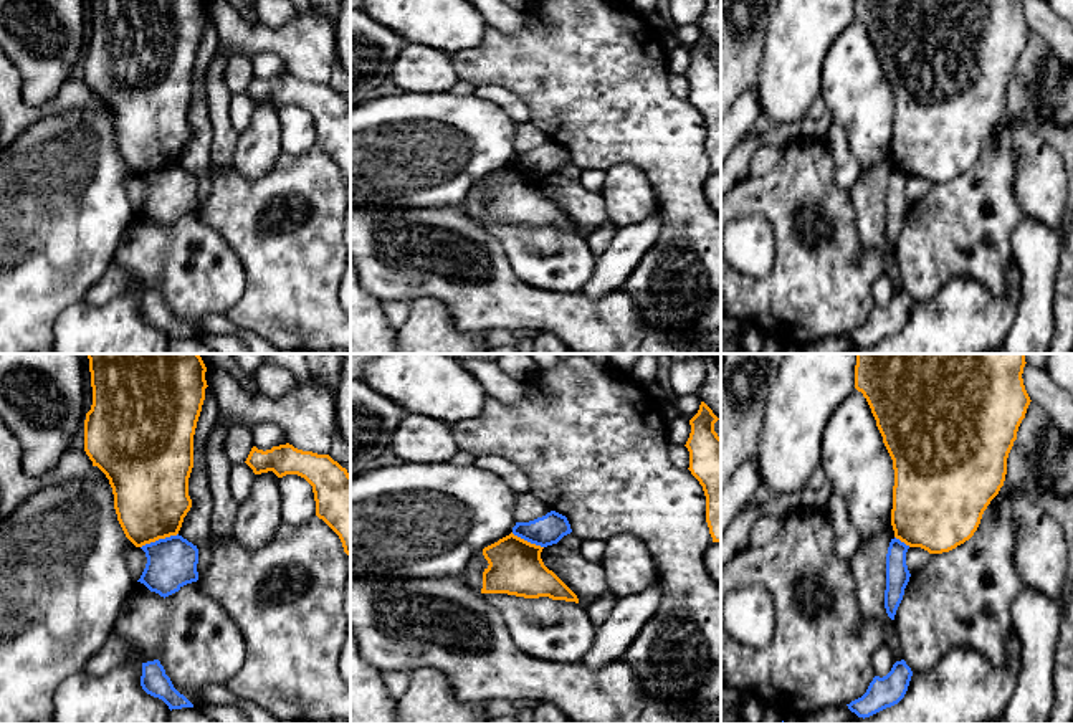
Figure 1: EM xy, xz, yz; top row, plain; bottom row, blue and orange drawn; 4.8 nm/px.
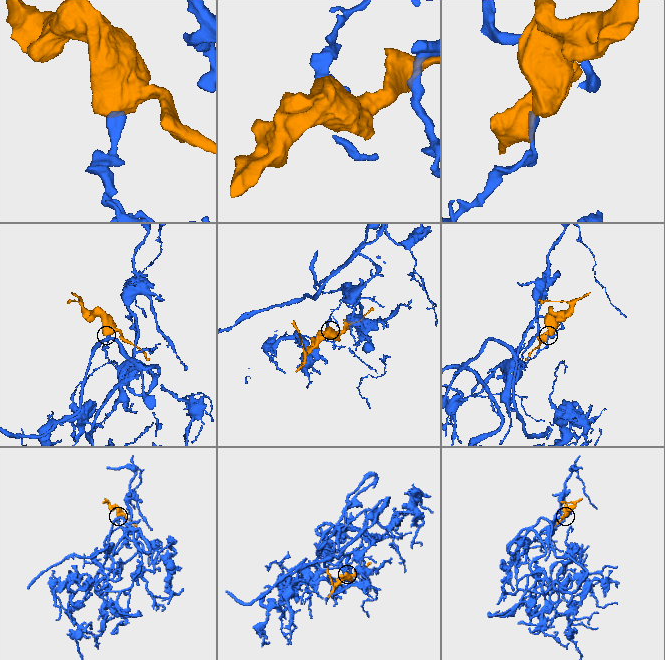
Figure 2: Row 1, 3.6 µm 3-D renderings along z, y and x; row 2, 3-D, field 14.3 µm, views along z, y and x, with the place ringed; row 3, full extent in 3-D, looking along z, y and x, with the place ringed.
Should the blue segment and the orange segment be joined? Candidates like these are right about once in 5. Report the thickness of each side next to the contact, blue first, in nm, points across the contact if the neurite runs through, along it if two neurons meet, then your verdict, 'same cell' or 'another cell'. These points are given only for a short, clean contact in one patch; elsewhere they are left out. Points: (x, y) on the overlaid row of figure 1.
240 nm thick on the blue side, 360 nm on the other; border along xy (177, 533), (146, 542), (141, 547); another cell

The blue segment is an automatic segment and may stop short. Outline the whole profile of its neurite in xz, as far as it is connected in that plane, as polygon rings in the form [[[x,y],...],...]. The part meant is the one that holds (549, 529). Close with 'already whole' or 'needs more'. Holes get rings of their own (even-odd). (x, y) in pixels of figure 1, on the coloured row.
[[[556,511],[529,522],[516,522],[513,527],[514,536],[541,547],[557,544],[570,532],[572,529],[567,517]]]; already whole

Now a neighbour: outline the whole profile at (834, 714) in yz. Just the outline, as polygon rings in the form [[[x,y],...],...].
[[[828,706],[812,712],[804,721],[805,724],[845,724],[846,721],[856,719],[858,716],[843,706]]]

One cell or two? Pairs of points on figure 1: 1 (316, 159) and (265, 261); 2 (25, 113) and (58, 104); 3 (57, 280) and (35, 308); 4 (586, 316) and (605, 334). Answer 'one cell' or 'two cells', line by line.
1: one cell
2: one cell
3: one cell
4: one cell

